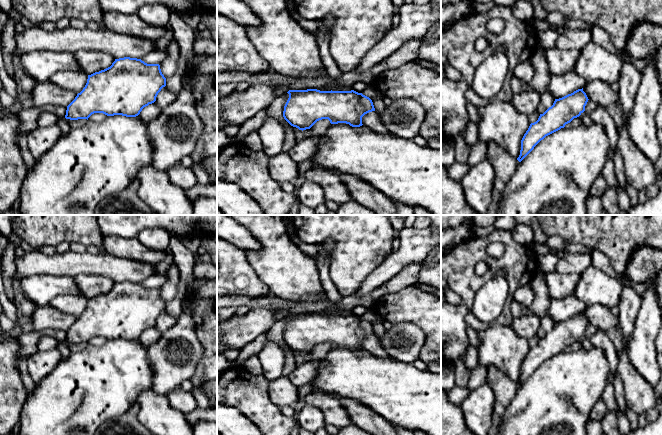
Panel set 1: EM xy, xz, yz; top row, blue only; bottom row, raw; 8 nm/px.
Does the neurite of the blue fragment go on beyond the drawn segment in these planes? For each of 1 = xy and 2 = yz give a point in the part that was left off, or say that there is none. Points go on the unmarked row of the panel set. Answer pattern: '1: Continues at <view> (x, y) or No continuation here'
1: No continuation here
2: No continuation here

